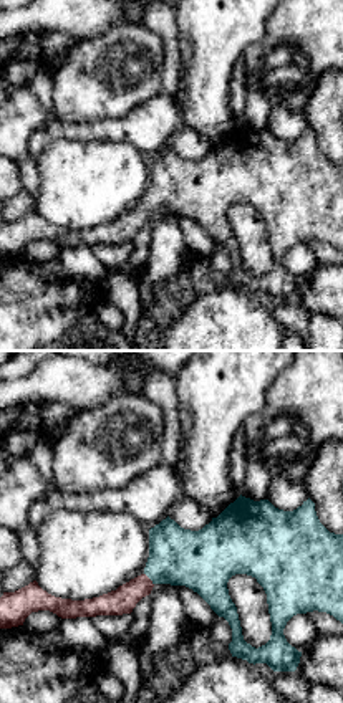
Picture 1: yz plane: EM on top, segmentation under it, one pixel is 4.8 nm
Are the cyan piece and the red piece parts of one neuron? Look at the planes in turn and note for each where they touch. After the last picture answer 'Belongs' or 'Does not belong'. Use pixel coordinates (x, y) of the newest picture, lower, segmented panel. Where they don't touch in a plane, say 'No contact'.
Touches cyan at (149, 578)

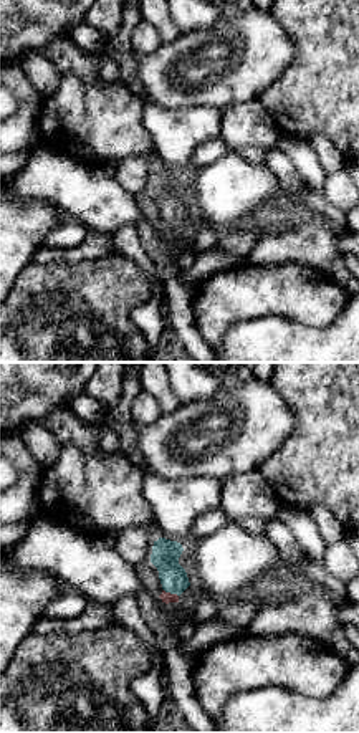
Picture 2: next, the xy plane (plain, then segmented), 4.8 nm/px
Touches cyan at (171, 593)

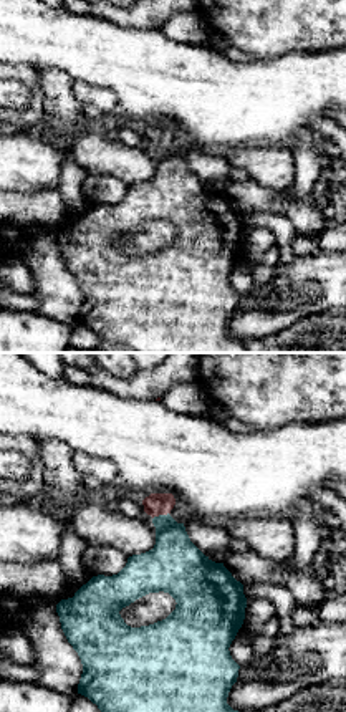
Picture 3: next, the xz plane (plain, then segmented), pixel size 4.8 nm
Touches cyan at (159, 515)

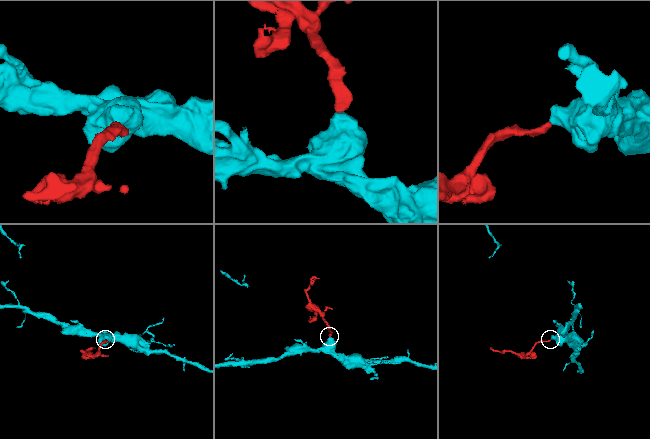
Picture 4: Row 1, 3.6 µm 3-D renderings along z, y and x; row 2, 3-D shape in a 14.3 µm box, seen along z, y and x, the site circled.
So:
Belongs

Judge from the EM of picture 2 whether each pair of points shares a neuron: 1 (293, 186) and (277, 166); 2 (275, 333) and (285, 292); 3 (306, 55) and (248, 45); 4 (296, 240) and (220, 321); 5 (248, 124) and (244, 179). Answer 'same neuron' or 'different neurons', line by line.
1: same neuron
2: different neurons
3: different neurons
4: different neurons
5: different neurons

